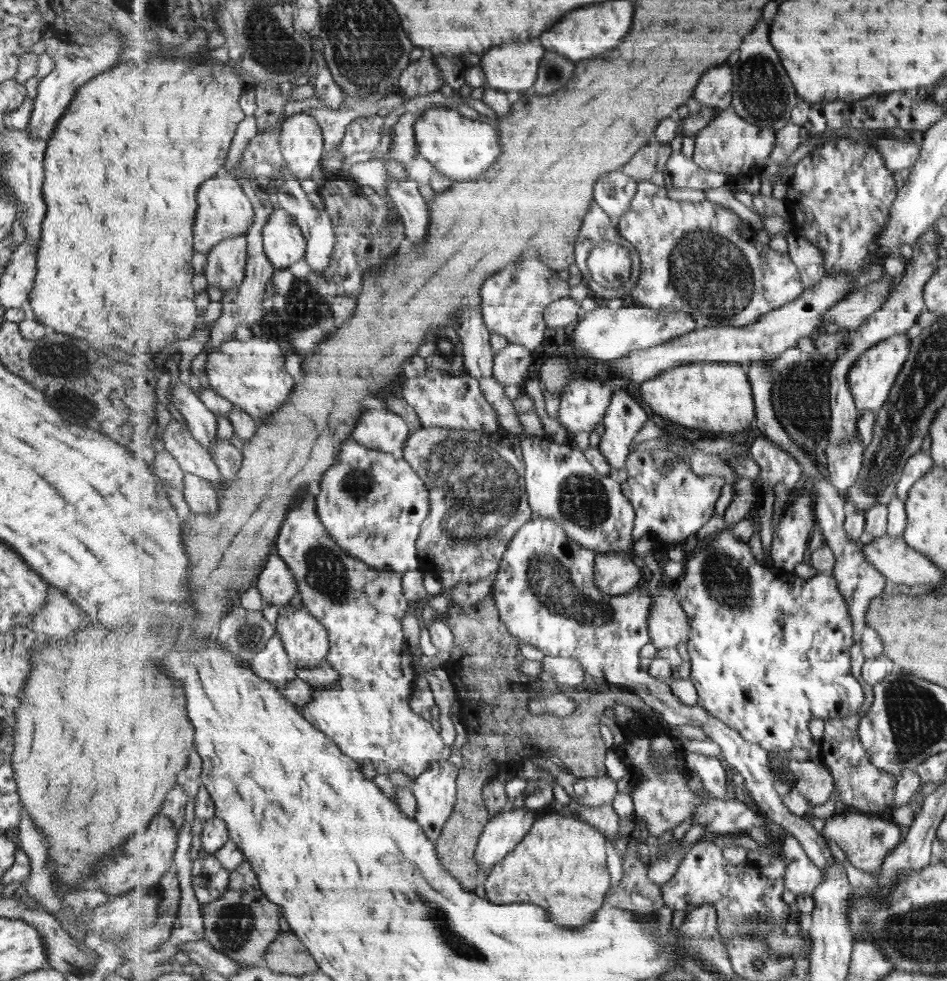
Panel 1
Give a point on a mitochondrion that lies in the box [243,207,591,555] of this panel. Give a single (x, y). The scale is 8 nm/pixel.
(466, 465)

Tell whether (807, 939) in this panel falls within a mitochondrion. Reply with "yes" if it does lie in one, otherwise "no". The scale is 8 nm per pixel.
no

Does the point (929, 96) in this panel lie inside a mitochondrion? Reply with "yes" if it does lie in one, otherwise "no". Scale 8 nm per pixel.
no

